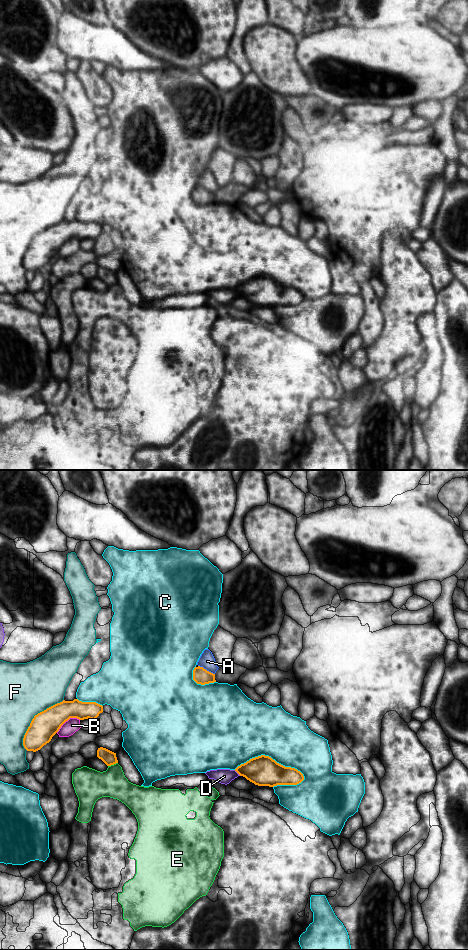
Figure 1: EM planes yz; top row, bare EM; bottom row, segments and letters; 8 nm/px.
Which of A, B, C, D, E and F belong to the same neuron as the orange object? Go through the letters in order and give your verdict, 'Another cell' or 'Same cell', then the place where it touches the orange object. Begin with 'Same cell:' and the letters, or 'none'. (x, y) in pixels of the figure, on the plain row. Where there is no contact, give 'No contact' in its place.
Same cell: none
A: Another cell. Touches orange at yz (205, 189)
B: Another cell. Touches orange at yz (67, 240)
C: Another cell. Touches orange at yz (270, 277)
D: Another cell. Touches orange at yz (237, 292)
E: Another cell. Touches orange at yz (112, 284)
F: Another cell. Touches orange at yz (32, 239)

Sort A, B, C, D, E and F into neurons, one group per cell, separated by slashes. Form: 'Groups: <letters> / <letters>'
Groups: A E / B / C / D / F

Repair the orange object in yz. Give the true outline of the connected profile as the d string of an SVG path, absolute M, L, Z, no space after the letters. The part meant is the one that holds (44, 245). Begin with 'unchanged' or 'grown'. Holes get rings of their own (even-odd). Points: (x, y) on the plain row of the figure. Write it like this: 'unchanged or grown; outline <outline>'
unchanged; outline M63 220L34 236L24 255L23 266L27 271L36 272L49 263L70 238L95 240L102 232L103 226L96 222Z

